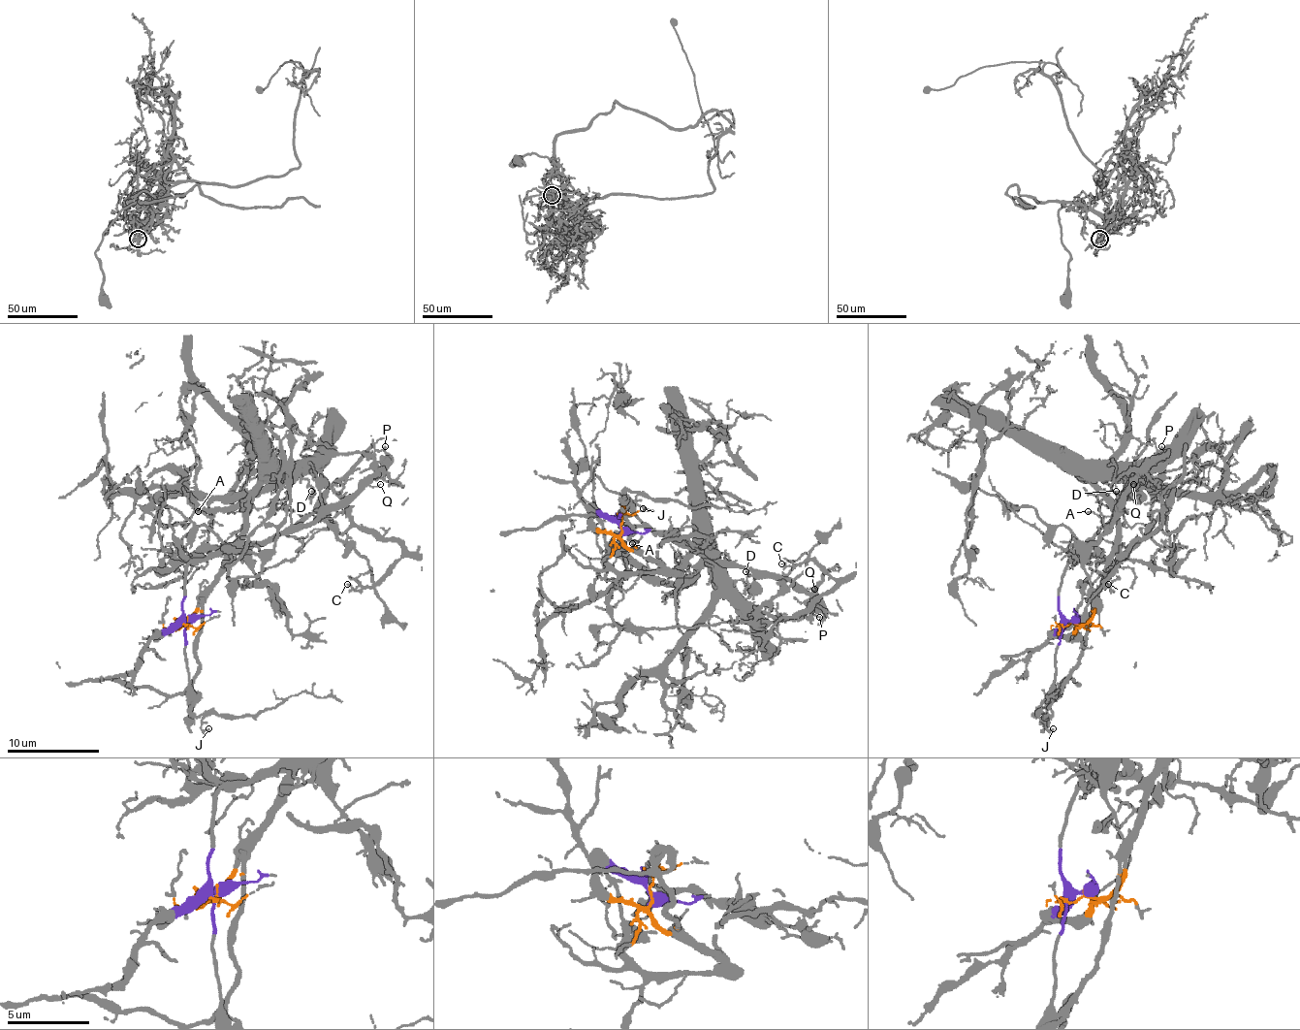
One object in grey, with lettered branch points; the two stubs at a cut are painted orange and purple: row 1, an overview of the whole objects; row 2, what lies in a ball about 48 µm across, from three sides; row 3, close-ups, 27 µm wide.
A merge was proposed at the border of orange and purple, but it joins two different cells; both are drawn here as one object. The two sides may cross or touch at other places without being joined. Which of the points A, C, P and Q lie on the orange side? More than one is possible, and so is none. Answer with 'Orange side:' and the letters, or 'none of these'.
Orange side: A, C, P

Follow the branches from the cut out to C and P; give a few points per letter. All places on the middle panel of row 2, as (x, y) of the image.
C: (621, 529), (666, 572), (695, 549), (750, 611), (808, 611), (836, 586), (812, 561), (780, 563)
P: (621, 529), (631, 549), (666, 572), (677, 572), (695, 549), (769, 621), (819, 616)

